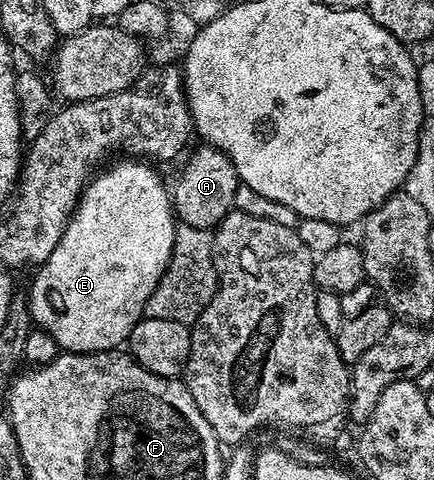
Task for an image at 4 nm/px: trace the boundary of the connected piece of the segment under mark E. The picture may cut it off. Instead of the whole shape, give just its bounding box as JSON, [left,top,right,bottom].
[28,157,176,353]

